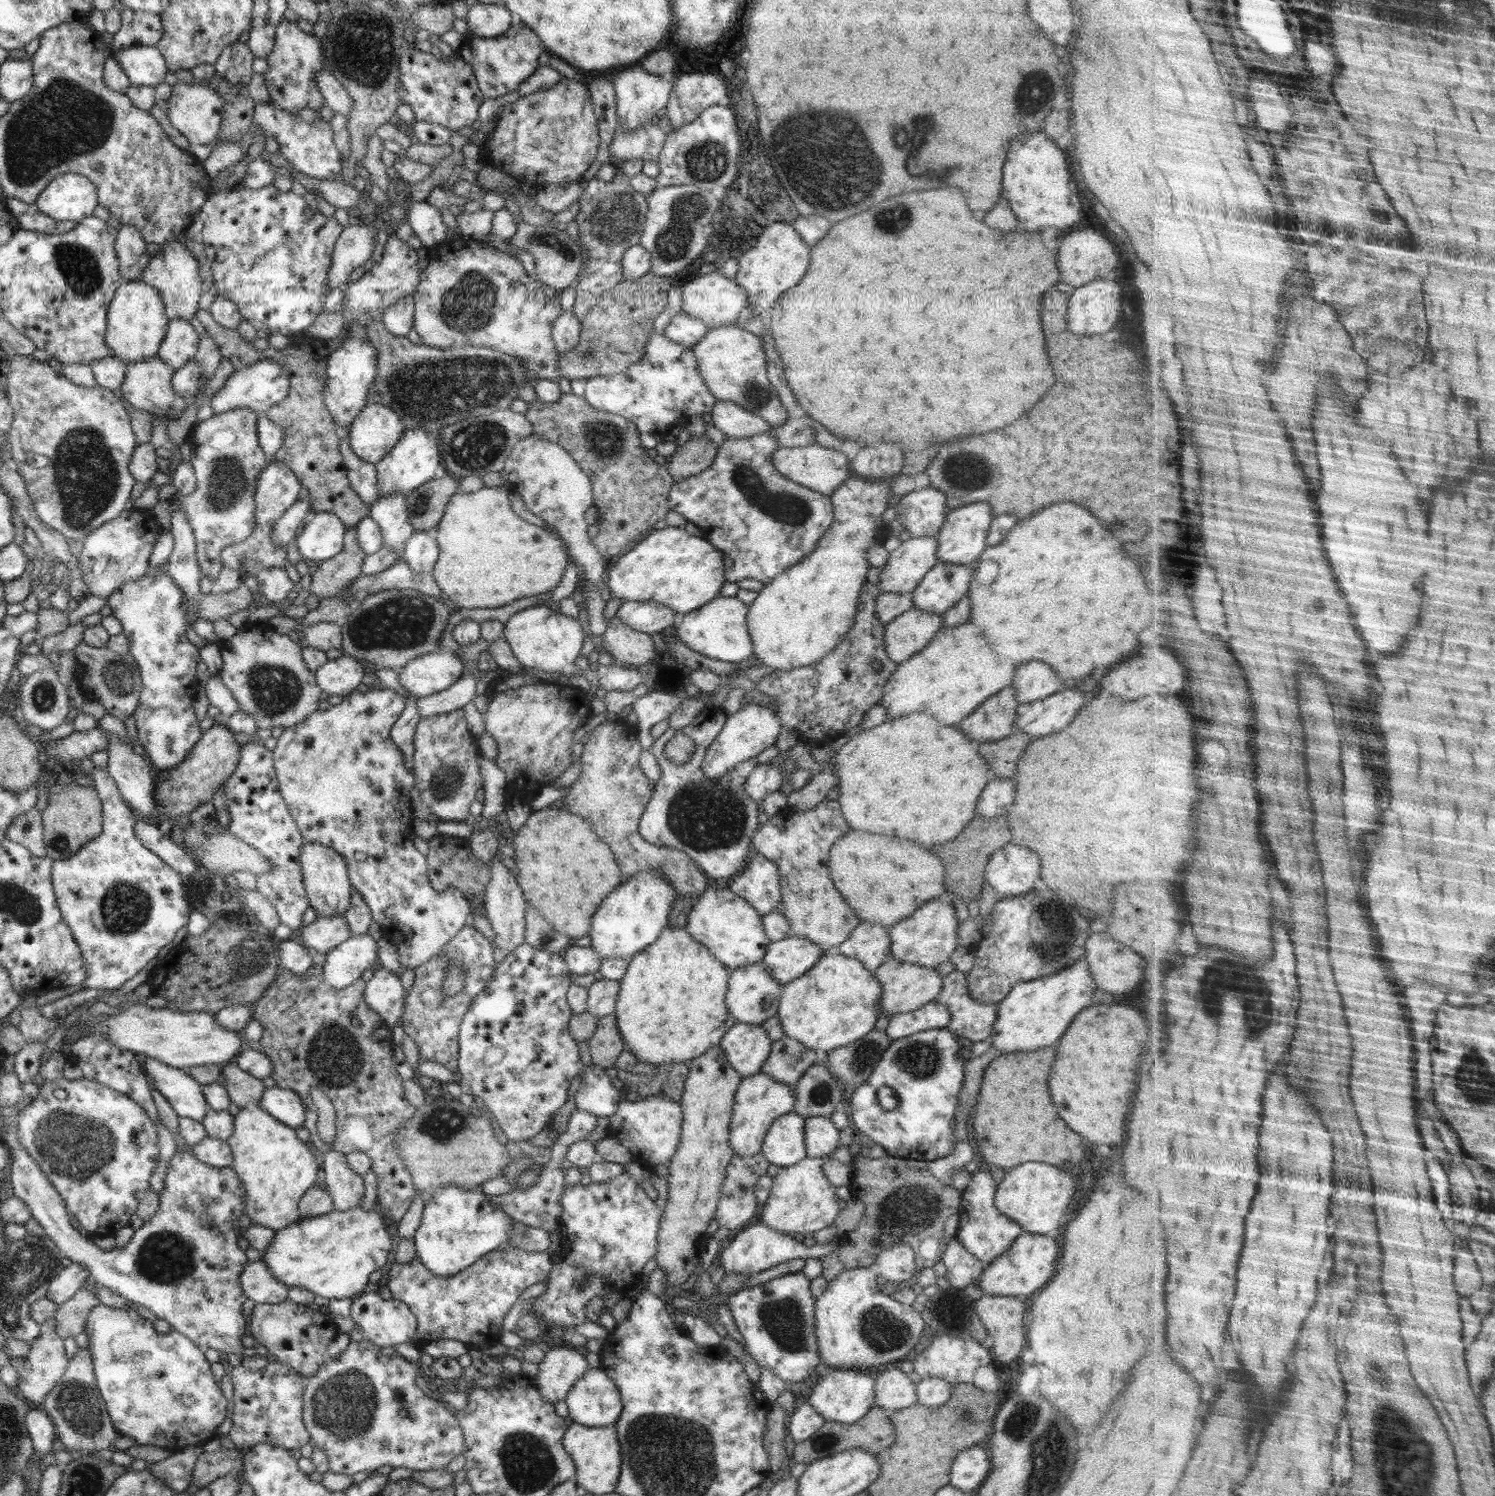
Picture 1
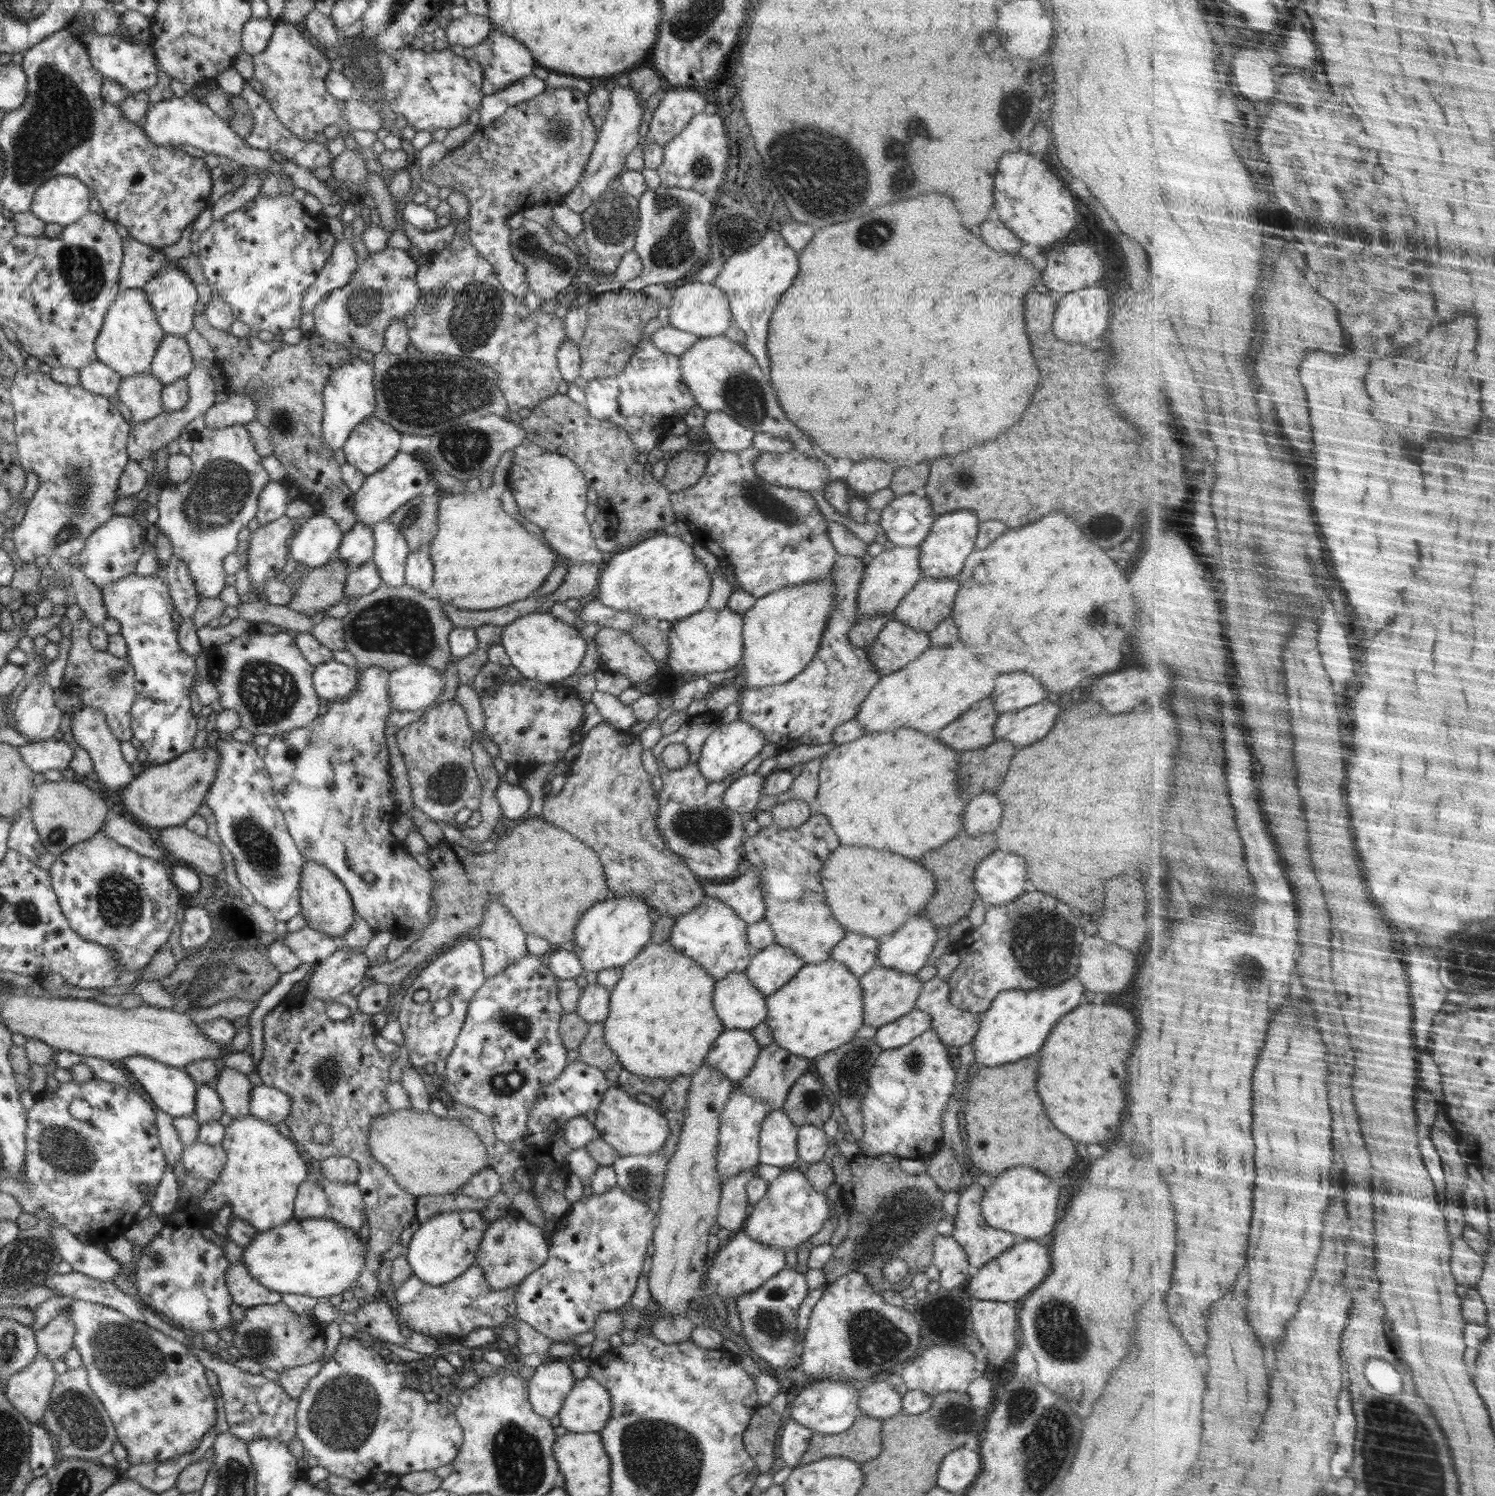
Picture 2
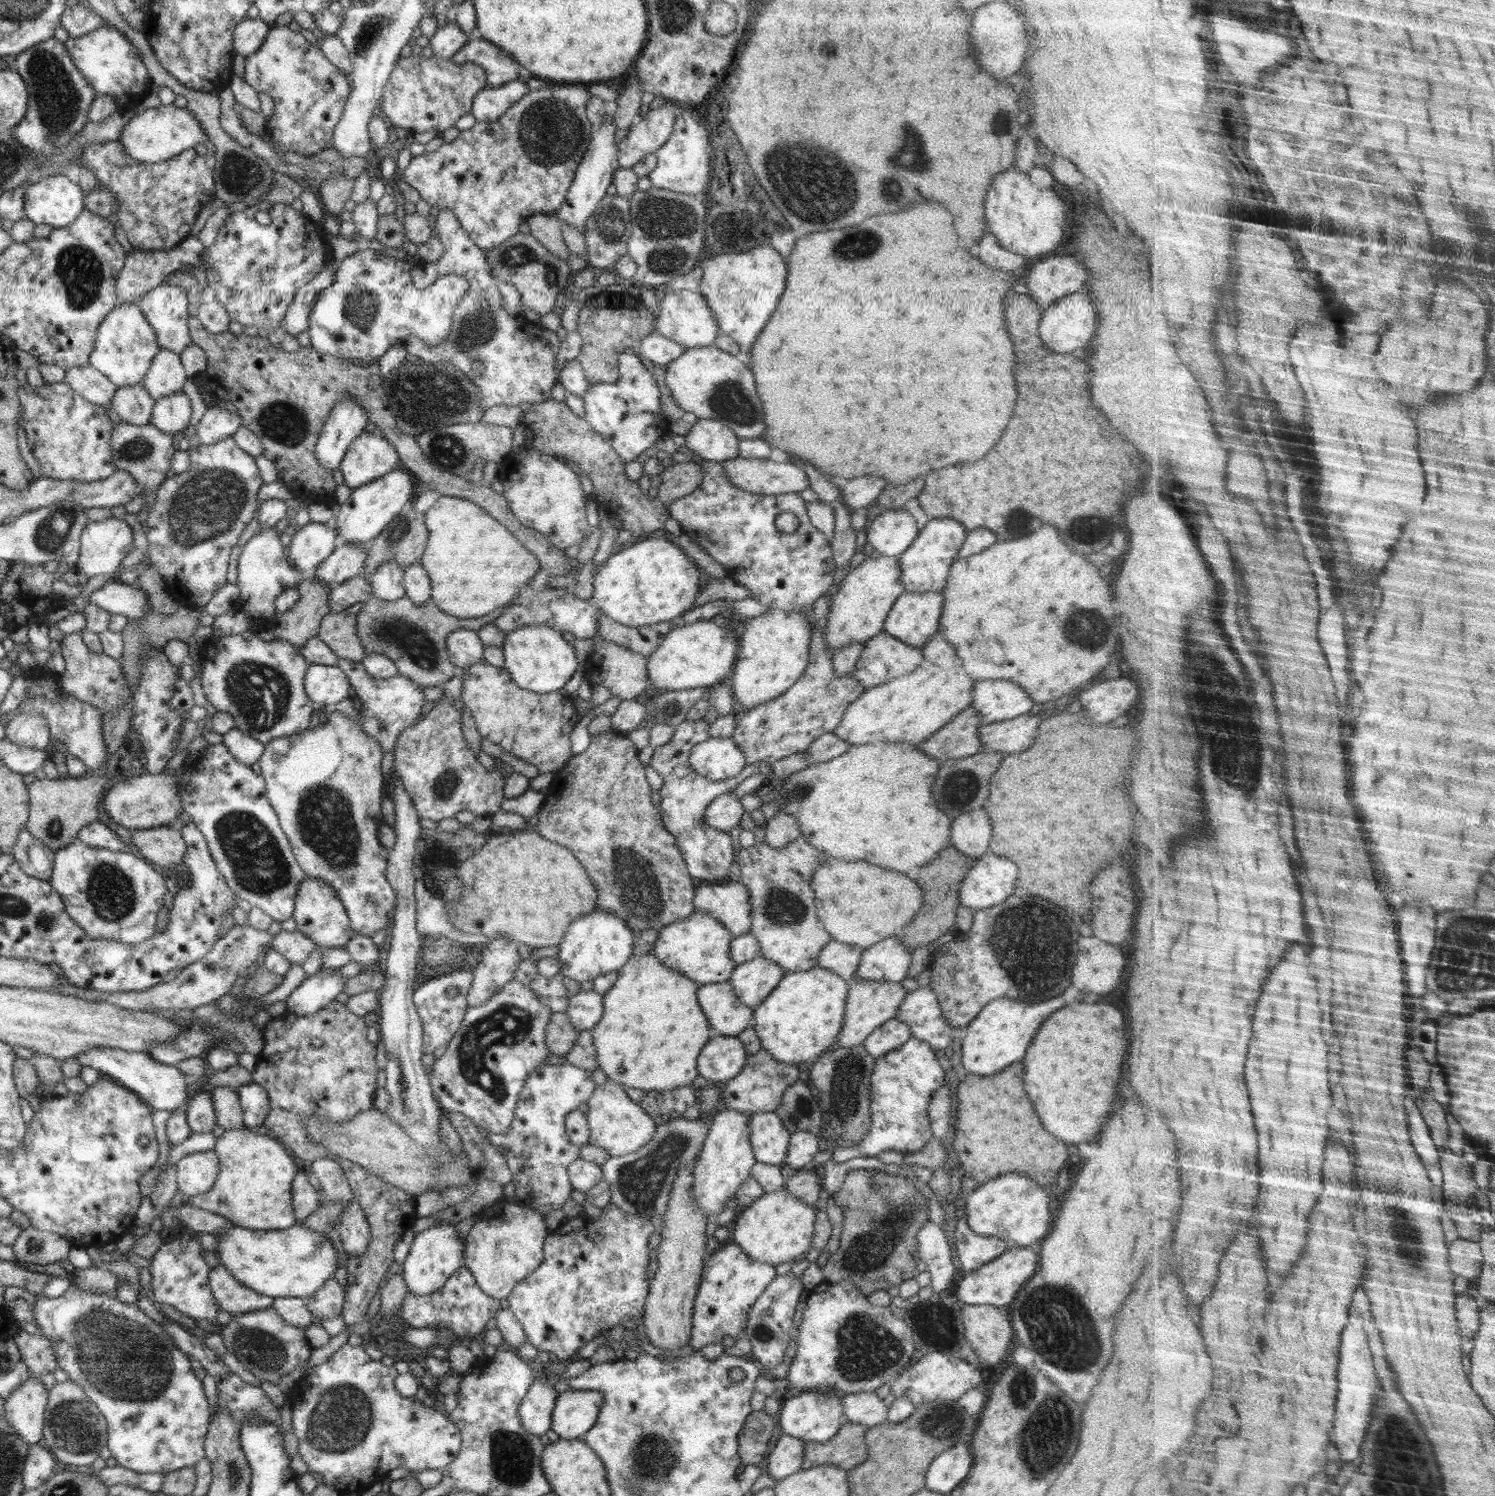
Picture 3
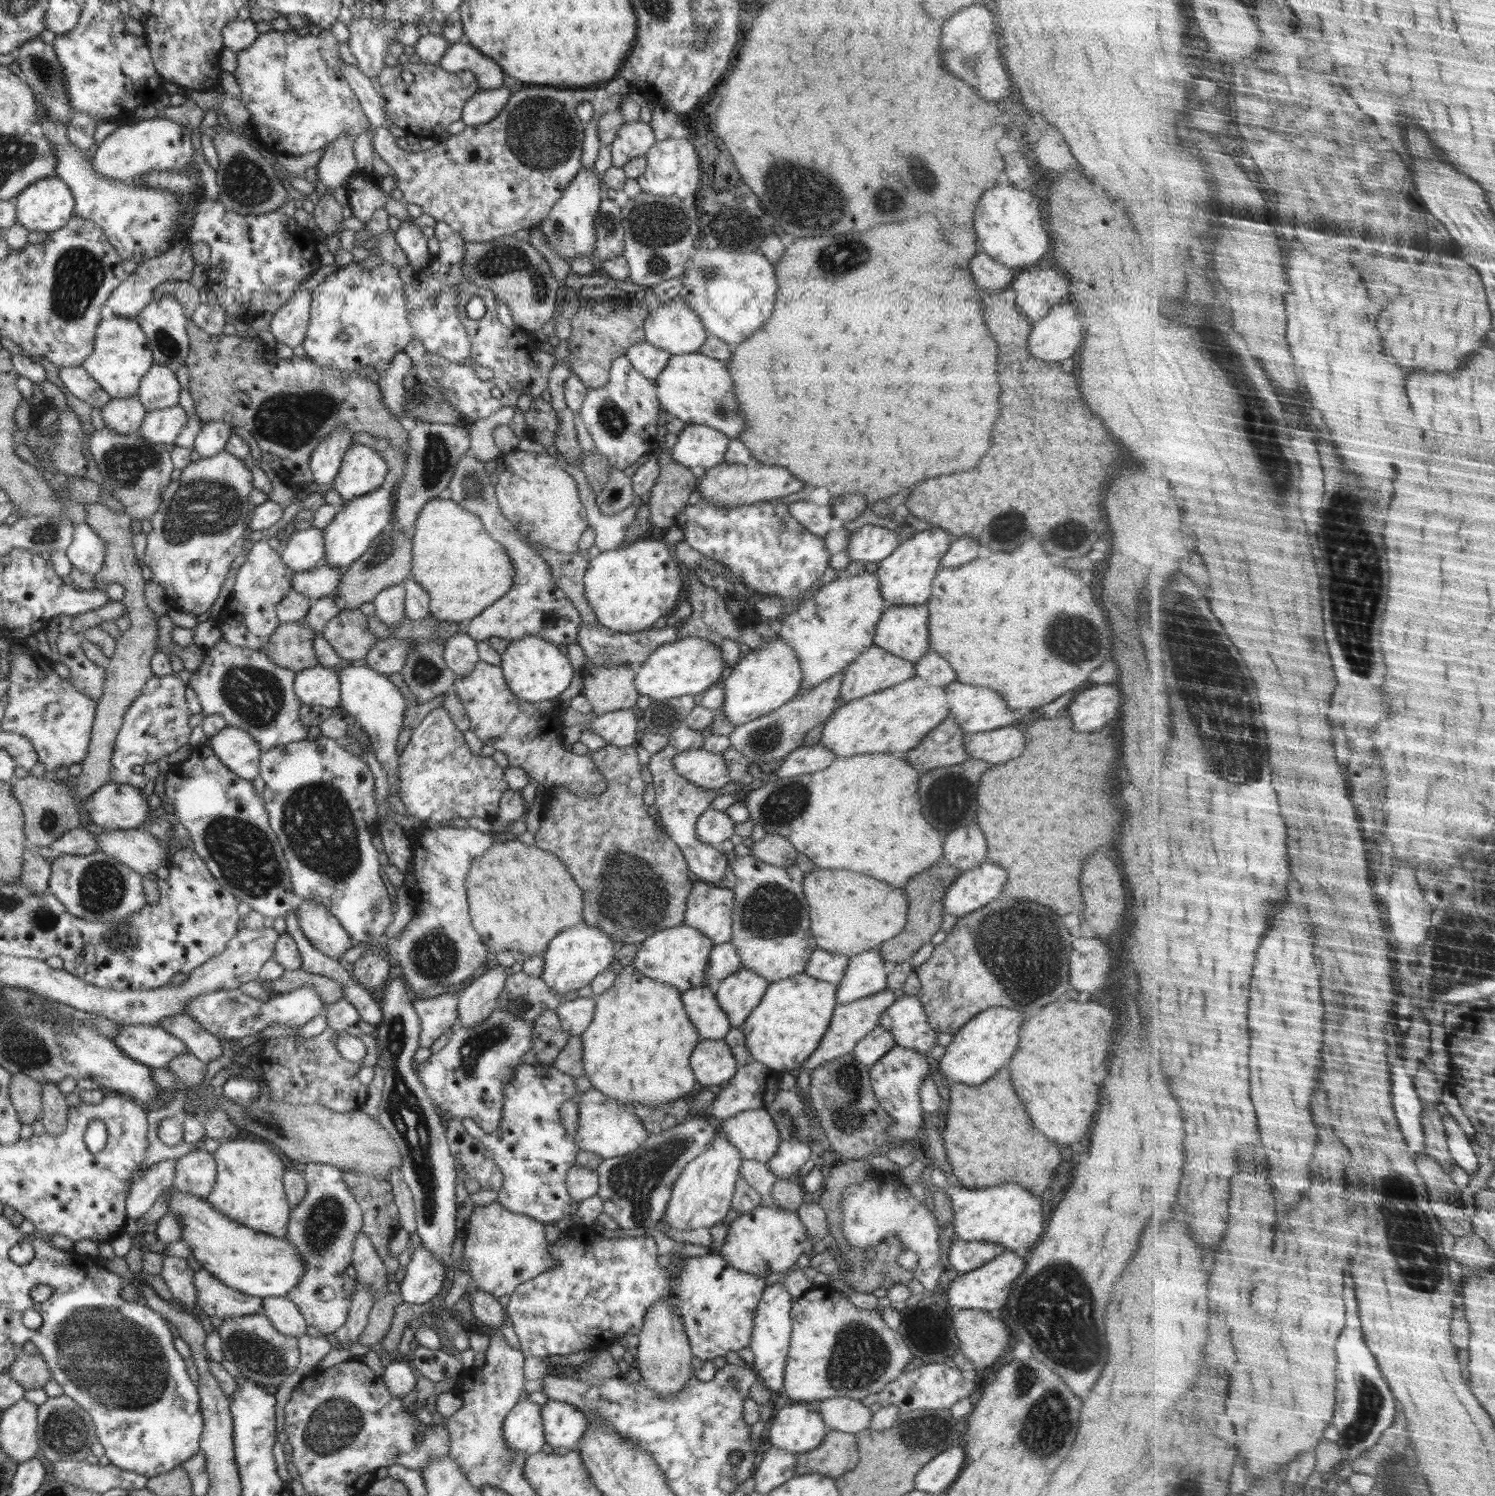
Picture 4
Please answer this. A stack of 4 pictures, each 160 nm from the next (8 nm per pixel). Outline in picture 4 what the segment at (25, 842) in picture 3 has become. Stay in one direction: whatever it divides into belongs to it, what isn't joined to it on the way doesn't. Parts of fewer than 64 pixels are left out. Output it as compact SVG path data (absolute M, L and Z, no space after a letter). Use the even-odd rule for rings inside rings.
M24 848L22 855L22 873L19 880L21 884L27 886L32 892L42 894L49 888L49 878L51 875L51 863L46 861L46 856L40 852L32 852Z

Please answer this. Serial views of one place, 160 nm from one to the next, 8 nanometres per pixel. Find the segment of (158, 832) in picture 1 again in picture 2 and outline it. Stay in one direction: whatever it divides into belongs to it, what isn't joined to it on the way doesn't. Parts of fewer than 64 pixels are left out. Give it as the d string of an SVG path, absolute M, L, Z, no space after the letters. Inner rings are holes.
M119 815L108 816L100 833L119 842L122 847L127 847L159 863L167 863L168 854L158 845L157 841L154 841L154 838L150 837L146 828L143 829L142 825L134 822L134 820L128 820L128 818Z

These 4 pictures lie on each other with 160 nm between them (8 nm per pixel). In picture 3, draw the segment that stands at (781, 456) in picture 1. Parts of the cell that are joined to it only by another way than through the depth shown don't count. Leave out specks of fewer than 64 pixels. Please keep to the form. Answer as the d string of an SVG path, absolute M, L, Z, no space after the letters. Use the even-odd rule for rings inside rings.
M736 457L723 461L723 470L725 470L732 484L752 494L784 495L800 493L810 486L808 475L788 459L774 462L768 459Z

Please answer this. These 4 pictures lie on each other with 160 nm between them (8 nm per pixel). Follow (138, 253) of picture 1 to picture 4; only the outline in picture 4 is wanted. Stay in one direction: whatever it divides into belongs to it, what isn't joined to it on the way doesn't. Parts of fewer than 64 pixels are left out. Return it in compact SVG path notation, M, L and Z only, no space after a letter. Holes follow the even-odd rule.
M184 238L180 243L176 243L162 254L157 254L154 258L146 258L137 263L136 271L128 274L124 282L117 286L108 297L106 305L112 308L116 317L136 320L136 317L143 310L151 299L154 298L153 290L160 284L168 281L190 281L192 269L195 265L195 257L191 253L192 242Z

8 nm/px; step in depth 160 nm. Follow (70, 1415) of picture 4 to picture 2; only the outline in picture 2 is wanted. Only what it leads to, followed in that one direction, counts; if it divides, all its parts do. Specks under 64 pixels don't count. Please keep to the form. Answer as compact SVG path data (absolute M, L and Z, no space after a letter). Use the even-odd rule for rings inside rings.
M83 1364L56 1377L43 1417L43 1427L50 1433L55 1451L68 1458L98 1461L117 1442L113 1422L91 1389Z

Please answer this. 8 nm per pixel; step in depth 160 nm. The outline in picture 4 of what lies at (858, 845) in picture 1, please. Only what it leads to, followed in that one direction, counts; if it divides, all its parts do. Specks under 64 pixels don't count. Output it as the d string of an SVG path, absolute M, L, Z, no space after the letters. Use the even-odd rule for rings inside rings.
M814 868L804 875L803 891L808 901L810 927L816 946L832 954L851 957L865 950L877 949L883 942L900 934L908 922L908 903L904 888L894 888L866 874L856 874L850 870Z

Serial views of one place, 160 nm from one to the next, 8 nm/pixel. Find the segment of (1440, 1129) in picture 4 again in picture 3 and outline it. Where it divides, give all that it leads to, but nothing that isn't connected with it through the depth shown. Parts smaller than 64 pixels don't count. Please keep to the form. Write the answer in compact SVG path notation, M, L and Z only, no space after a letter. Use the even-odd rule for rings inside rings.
M1450 1147L1442 1149L1444 1154L1444 1176L1446 1176L1446 1196L1454 1202L1460 1202L1460 1204L1470 1204L1472 1200L1477 1204L1477 1194L1479 1193L1478 1184L1474 1179L1474 1168L1472 1163L1464 1160L1462 1156L1459 1156Z

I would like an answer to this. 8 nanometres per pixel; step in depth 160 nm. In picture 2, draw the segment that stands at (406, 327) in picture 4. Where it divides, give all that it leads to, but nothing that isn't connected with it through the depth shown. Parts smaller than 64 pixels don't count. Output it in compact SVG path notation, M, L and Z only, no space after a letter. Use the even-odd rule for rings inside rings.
M387 246L380 252L370 253L356 267L346 286L332 290L314 308L313 333L321 341L326 339L353 351L364 349L374 355L380 353L385 347L383 335L392 320L405 319L414 308L421 306L423 292L415 281L418 267L405 249Z

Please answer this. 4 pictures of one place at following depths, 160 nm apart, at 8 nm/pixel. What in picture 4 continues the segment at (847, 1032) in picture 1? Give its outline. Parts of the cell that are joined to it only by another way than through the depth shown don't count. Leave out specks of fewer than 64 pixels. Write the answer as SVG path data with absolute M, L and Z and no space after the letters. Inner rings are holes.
M798 973L768 985L758 1006L744 1023L745 1044L751 1059L778 1071L802 1067L827 1031L836 1008L836 983Z

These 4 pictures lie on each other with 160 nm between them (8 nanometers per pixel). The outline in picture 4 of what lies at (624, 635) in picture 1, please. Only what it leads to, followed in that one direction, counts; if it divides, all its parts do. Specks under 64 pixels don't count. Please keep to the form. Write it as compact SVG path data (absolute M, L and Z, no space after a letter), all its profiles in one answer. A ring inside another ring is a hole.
M632 665L585 667L584 688L580 695L587 697L598 715L612 710L632 708L640 696L635 687L636 668Z

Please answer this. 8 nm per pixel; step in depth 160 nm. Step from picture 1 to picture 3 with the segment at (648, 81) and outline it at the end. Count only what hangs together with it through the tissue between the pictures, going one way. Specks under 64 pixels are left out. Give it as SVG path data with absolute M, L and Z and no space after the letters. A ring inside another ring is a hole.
M613 117L610 123L604 123L604 125L601 123L595 127L586 152L584 153L580 164L577 166L574 180L569 186L565 201L560 205L560 208L556 212L556 217L559 222L561 220L561 222L567 222L567 224L571 224L571 226L575 226L576 228L579 228L579 230L586 230L588 217L593 215L593 212L600 204L600 201L607 195L606 188L613 183L615 170L620 168L617 159L617 143L614 141L614 133L616 130L617 128L615 122L613 122Z

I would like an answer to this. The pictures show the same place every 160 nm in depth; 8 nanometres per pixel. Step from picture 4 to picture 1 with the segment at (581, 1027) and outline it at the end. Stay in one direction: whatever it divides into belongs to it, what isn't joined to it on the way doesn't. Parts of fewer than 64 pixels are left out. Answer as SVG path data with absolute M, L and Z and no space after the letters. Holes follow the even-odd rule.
M603 978L587 988L587 1011L598 1017L610 1016L616 1008L619 981Z

